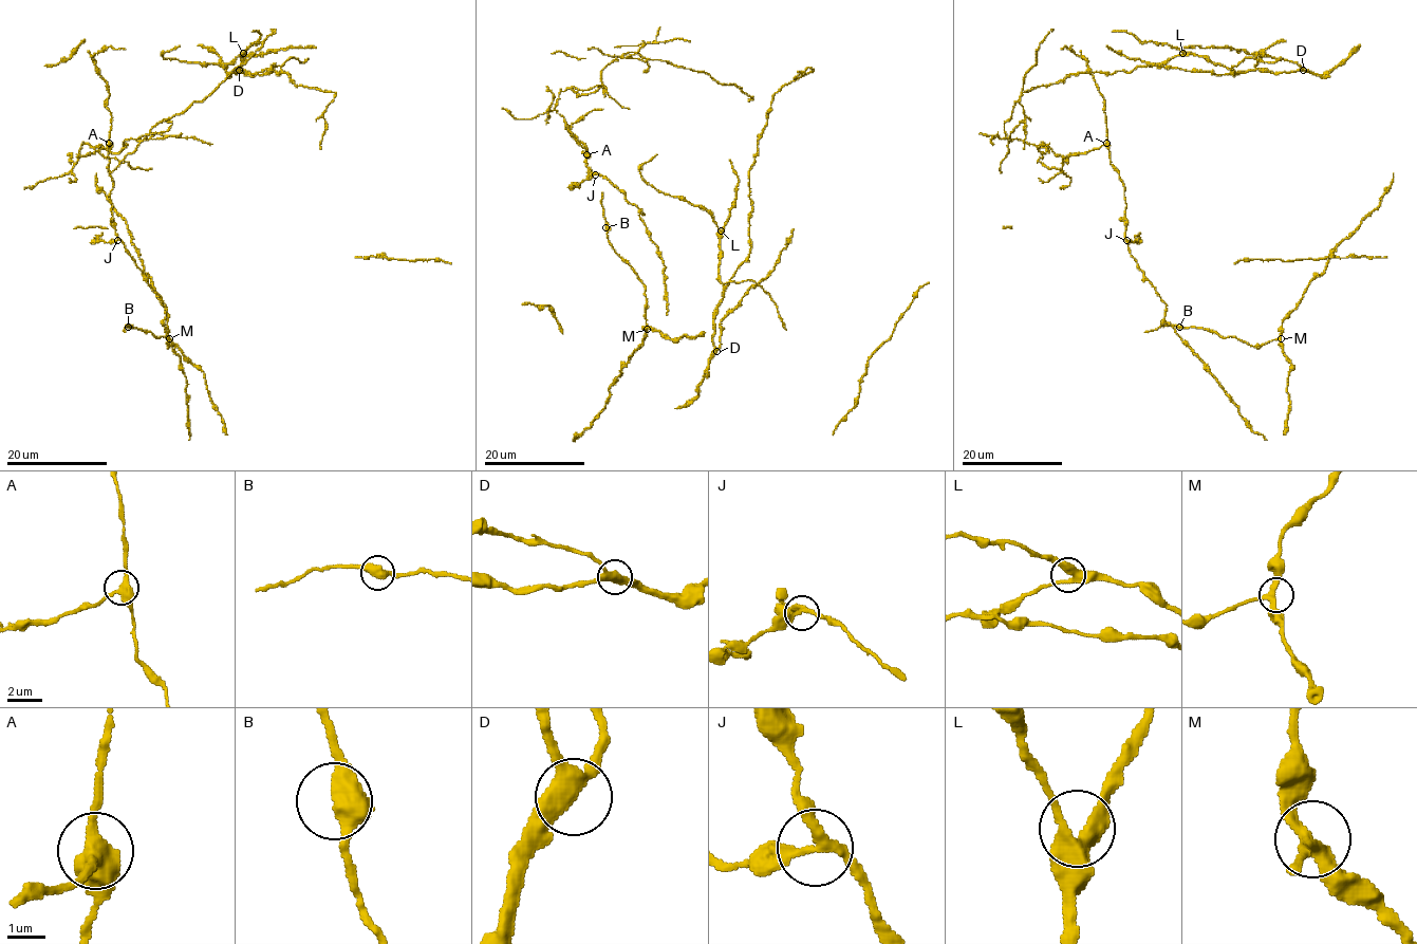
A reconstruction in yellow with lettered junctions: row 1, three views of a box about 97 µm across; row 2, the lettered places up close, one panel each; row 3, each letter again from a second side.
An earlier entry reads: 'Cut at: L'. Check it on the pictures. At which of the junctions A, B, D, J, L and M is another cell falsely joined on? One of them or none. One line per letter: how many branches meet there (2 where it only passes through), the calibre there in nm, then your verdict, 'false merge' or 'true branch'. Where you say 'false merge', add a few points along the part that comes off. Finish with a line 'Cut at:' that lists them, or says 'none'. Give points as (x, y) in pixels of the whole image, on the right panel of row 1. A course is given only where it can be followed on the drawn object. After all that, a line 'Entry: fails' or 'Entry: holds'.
A: 3 | 420 nm | false merge | (1106, 143), (1064, 156), (1043, 144), (1044, 152), (1017, 139), (1009, 140), (1004, 130), (1023, 77), (1054, 29)
B: 2 | 480 nm | true branch
D: 3 | 400 nm | true branch
J: 3 | 240 nm | true branch
L: 3 | 380 nm | true branch
M: 3 | 300 nm | true branch
Cut at: A
Entry: fails

